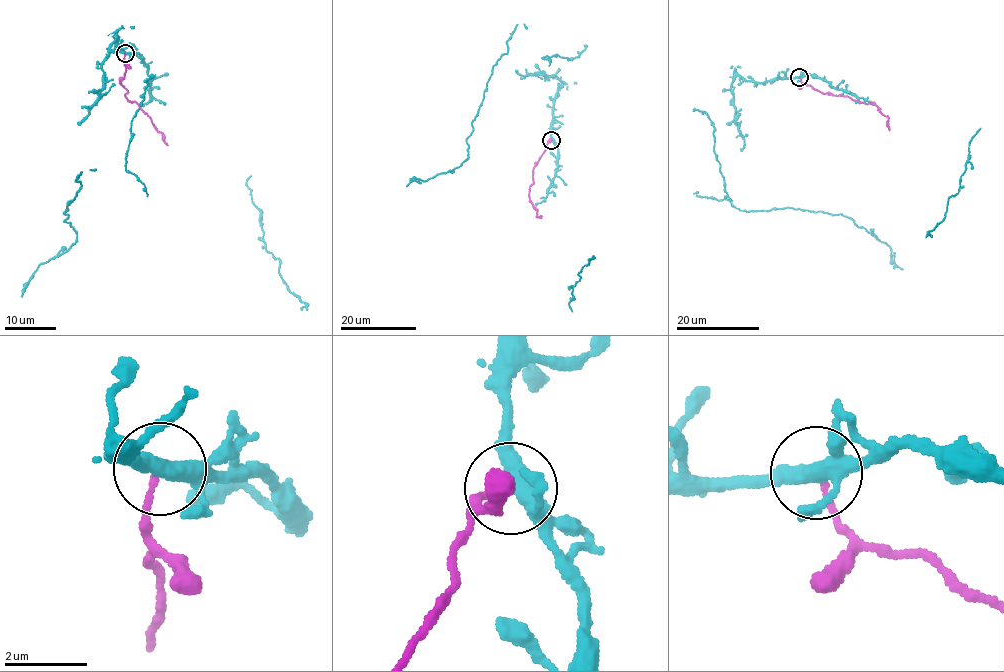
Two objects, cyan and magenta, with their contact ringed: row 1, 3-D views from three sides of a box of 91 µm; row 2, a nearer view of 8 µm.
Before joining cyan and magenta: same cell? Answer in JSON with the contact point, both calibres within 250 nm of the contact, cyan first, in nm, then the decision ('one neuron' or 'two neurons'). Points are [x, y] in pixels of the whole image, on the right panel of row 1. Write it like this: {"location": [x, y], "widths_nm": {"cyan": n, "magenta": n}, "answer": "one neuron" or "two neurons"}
{"location": [799, 77], "widths_nm": {"cyan": 360, "magenta": 130}, "answer": "two neurons"}

